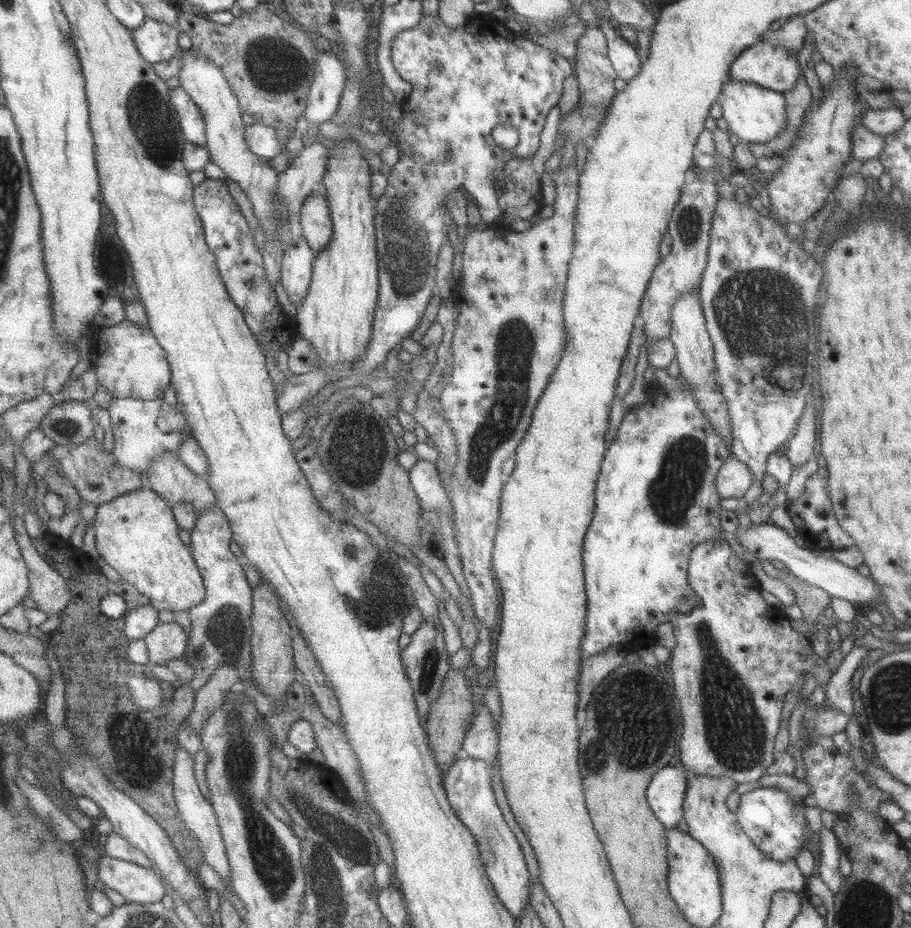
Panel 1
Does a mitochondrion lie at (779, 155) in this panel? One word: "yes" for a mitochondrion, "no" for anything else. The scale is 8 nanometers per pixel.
no

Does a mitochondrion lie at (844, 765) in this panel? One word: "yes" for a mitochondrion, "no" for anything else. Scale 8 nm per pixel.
no

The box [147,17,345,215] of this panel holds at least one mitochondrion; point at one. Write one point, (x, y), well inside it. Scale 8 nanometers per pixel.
(269, 59)

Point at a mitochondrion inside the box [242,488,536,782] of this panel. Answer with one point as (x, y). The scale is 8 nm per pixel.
(374, 611)

